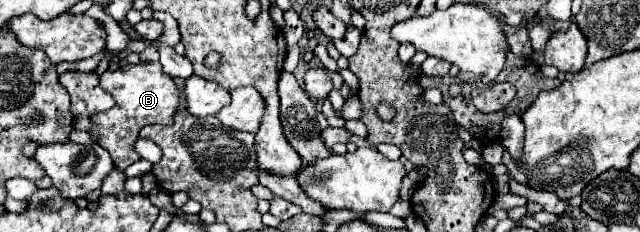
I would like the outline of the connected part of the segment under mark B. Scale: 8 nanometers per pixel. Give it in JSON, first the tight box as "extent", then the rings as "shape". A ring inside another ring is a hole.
{"extent":[89,62,179,170],"shape":[[[147,62],[147,64],[137,64],[137,66],[127,64],[123,68],[117,68],[115,72],[107,70],[101,76],[101,86],[113,96],[115,106],[91,118],[93,126],[89,134],[97,144],[101,144],[109,152],[113,158],[113,164],[119,170],[125,170],[129,164],[139,160],[139,154],[135,152],[133,144],[137,142],[139,130],[143,126],[173,124],[173,114],[177,112],[177,106],[179,106],[179,92],[173,78],[161,70],[159,62]]]}

